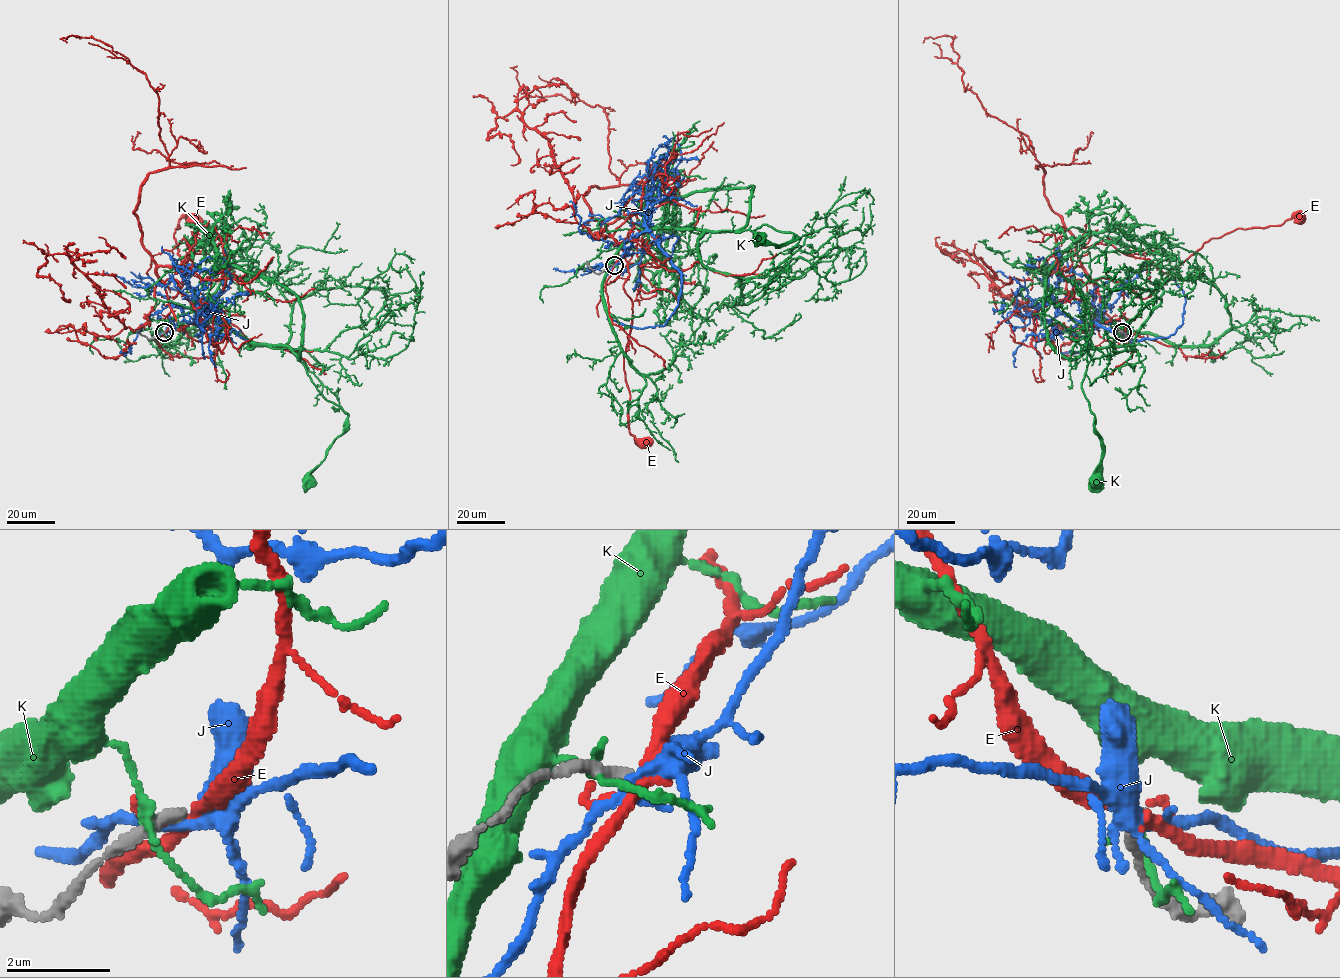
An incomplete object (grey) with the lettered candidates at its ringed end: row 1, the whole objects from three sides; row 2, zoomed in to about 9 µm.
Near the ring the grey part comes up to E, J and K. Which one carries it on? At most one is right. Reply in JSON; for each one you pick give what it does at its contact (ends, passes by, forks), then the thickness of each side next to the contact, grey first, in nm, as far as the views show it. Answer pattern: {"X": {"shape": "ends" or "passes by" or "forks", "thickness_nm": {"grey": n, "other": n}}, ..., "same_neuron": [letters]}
{"same_neuron": []}

